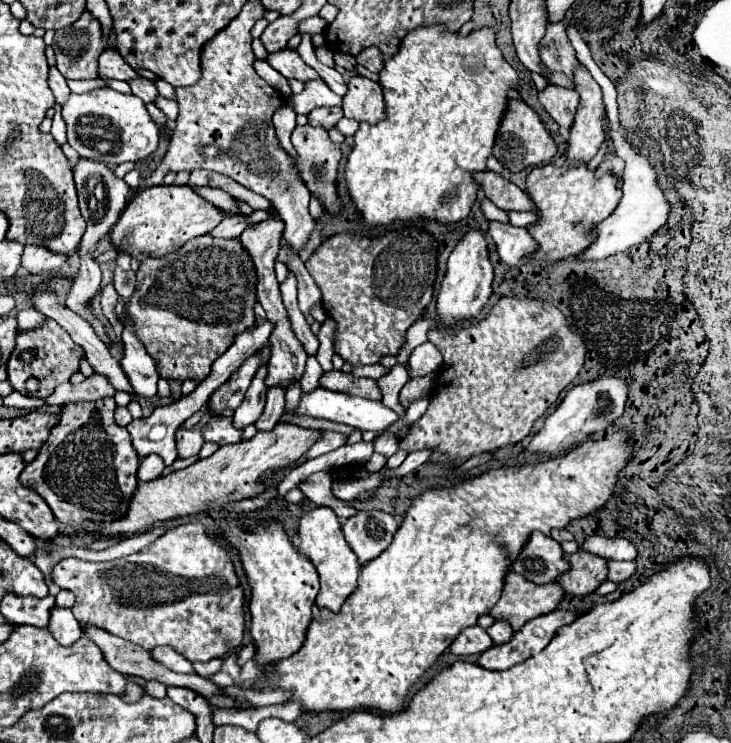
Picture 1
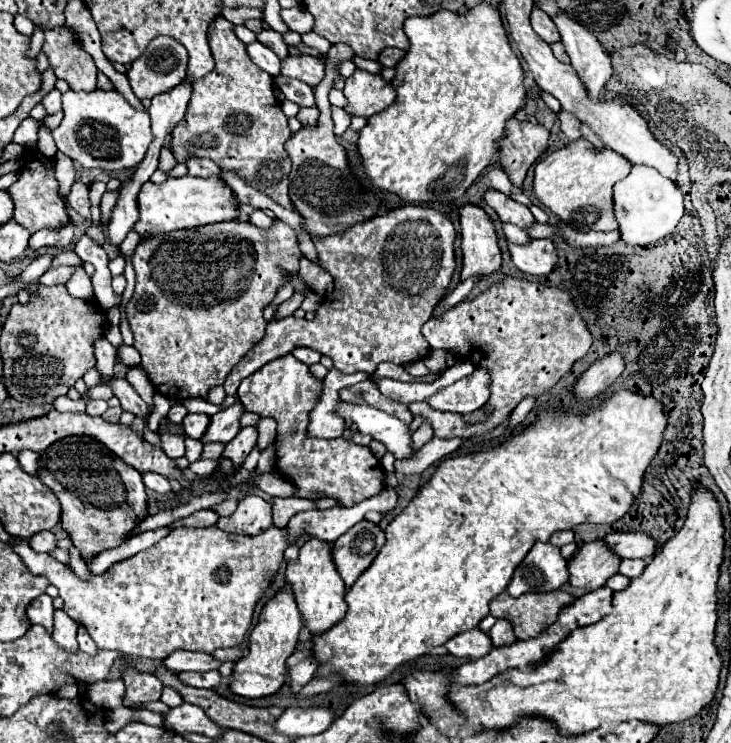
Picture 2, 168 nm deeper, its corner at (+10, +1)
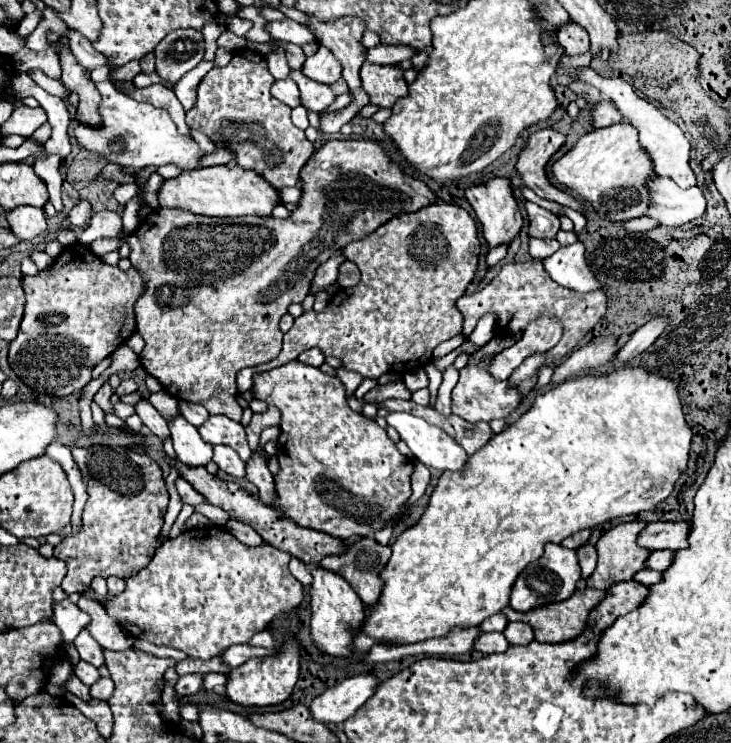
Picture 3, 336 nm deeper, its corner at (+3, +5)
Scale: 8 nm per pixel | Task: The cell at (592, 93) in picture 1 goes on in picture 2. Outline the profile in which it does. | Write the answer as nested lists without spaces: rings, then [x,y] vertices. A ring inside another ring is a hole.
[[[564,11],[554,17],[554,23],[560,33],[560,43],[570,57],[572,69],[576,69],[590,101],[600,101],[606,97],[606,83],[612,75],[610,55],[602,49],[598,39],[584,29],[580,23],[570,19]]]

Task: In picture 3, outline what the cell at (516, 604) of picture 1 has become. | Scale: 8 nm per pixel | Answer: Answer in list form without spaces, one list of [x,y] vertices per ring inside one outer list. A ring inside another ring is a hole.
[[[583,589],[583,591],[575,591],[567,601],[561,603],[551,603],[539,609],[533,609],[529,613],[517,613],[511,607],[505,607],[503,613],[507,615],[509,621],[527,621],[533,631],[535,631],[535,639],[541,643],[563,643],[563,641],[571,641],[575,637],[579,637],[579,633],[583,633],[583,625],[587,625],[587,617],[591,613],[591,609],[595,609],[595,605],[599,605],[599,601],[603,601],[607,593],[599,591],[599,589]]]

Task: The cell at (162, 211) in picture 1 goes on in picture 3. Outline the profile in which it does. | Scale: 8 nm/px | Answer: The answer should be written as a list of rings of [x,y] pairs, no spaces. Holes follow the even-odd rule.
[[[237,163],[183,171],[179,177],[165,181],[165,185],[159,191],[159,199],[161,207],[177,207],[209,217],[241,217],[241,215],[269,217],[271,211],[277,205],[281,205],[279,189],[275,189],[269,181],[265,181],[265,177],[259,175],[257,171],[241,169]]]

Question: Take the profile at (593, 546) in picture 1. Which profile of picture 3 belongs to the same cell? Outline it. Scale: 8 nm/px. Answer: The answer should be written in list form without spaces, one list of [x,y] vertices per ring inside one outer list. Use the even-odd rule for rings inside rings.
[[[689,521],[649,523],[639,535],[639,545],[649,551],[655,551],[655,549],[677,551],[687,547],[687,529],[691,529]]]

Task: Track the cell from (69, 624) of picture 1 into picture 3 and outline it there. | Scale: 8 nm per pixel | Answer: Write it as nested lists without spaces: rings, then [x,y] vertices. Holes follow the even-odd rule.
[[[83,629],[77,639],[75,639],[75,647],[81,655],[83,661],[95,665],[95,667],[101,667],[105,663],[105,657],[103,657],[103,647],[91,637],[91,633],[87,629]]]

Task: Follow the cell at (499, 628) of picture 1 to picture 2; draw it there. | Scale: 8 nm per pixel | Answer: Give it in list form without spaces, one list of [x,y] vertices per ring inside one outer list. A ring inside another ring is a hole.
[[[498,619],[498,621],[496,621],[496,625],[488,631],[488,637],[492,639],[494,647],[510,645],[512,641],[516,641],[516,637],[514,637],[514,633],[512,633],[510,621],[504,621],[504,619]]]

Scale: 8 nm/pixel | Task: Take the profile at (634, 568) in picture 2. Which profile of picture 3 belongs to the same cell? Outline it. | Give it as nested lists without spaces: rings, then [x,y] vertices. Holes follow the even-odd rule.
[[[653,551],[647,559],[647,567],[663,571],[667,569],[667,565],[671,565],[671,557],[675,557],[675,551]]]

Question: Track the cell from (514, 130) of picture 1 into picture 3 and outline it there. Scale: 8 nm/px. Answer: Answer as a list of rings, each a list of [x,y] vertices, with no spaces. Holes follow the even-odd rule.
[[[541,129],[541,131],[535,131],[529,141],[527,141],[527,147],[521,151],[519,155],[519,161],[517,161],[517,171],[521,173],[523,181],[527,183],[529,189],[533,189],[537,195],[545,197],[545,199],[551,199],[551,201],[557,201],[559,205],[565,205],[565,207],[571,207],[579,213],[585,215],[585,205],[581,203],[581,199],[573,197],[571,193],[567,191],[561,191],[557,189],[549,177],[547,177],[547,163],[549,159],[565,145],[565,135],[555,131],[555,129]]]

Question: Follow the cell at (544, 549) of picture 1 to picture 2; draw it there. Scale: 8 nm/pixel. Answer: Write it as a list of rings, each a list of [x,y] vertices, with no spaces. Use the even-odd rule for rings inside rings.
[[[536,541],[536,545],[528,551],[528,557],[524,557],[524,561],[514,571],[506,591],[512,593],[512,597],[520,597],[528,591],[554,591],[562,587],[568,577],[566,559],[560,555],[560,549],[552,543]]]

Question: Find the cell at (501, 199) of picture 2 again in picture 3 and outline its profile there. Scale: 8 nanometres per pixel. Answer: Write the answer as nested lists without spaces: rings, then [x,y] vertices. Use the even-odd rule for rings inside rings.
[[[525,203],[525,209],[529,213],[529,235],[539,239],[555,239],[557,231],[561,229],[559,217],[535,203]]]

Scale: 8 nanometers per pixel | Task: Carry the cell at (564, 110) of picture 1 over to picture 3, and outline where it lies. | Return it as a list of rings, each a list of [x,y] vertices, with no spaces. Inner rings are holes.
[[[611,101],[597,103],[593,107],[591,115],[593,115],[595,127],[609,127],[609,125],[615,125],[615,123],[621,123],[623,121],[623,115],[615,109],[615,105],[611,105]]]

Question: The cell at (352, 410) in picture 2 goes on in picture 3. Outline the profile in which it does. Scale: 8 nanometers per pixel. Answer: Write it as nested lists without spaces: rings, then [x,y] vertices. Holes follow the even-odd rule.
[[[391,413],[387,423],[399,431],[401,439],[423,465],[439,471],[465,469],[469,455],[441,427],[431,425],[411,413]]]

